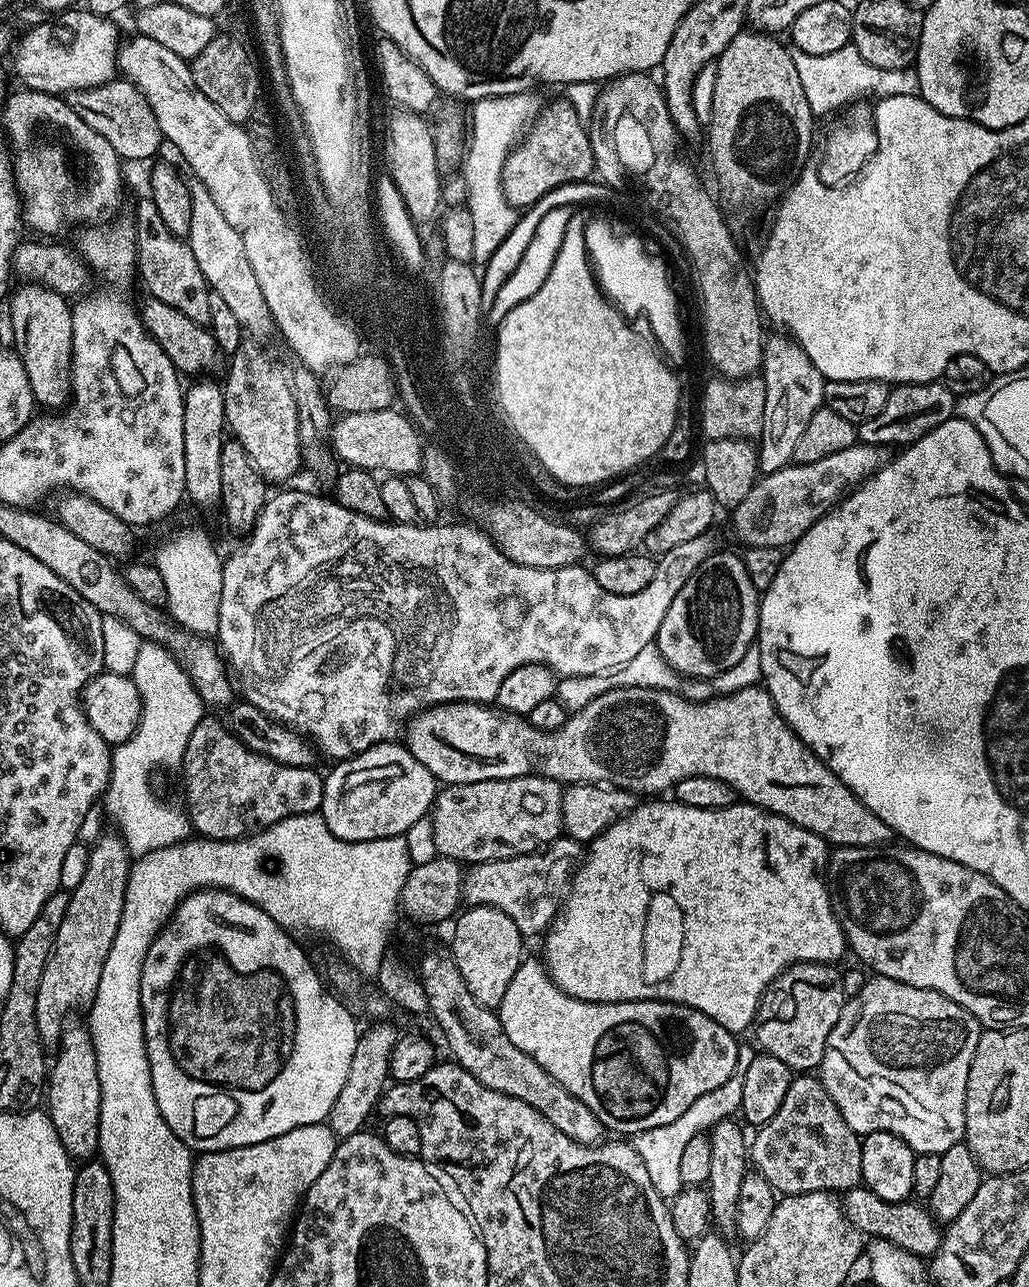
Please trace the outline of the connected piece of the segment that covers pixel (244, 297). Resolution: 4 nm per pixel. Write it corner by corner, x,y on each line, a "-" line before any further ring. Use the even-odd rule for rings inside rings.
193,183
190,193
192,209
186,242
194,254
194,262
198,262
198,270
202,270
206,278
209,289
217,292
226,301
226,306
230,306
241,326
256,324
259,320
267,321
269,315
266,298
262,298
262,286
258,286
258,278
254,278
254,270
250,266
250,258
246,258
246,246
242,246
238,230
234,230
234,226
226,220
226,214
222,214
218,202
214,202
205,184

